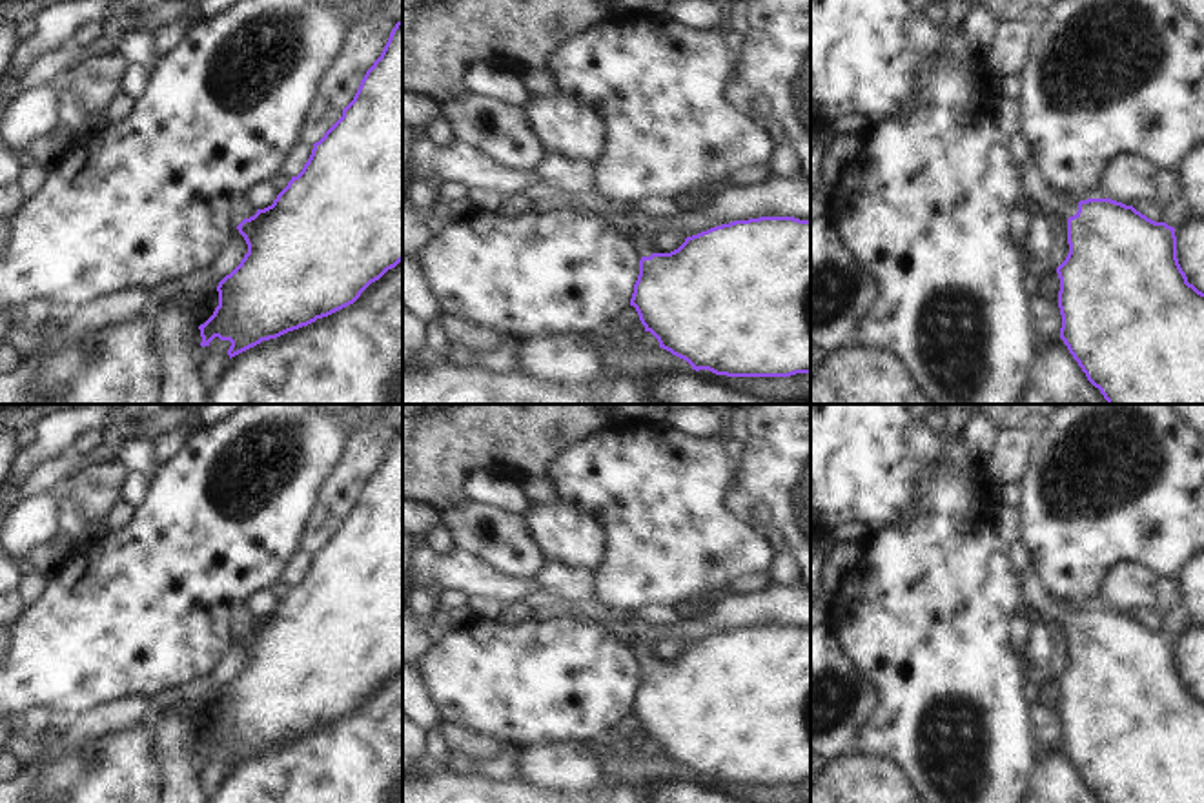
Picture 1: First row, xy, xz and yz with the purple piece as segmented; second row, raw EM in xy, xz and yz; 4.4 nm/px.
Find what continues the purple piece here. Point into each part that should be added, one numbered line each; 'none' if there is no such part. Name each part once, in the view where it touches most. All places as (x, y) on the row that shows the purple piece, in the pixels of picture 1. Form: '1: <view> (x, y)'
1: xy (241, 208)

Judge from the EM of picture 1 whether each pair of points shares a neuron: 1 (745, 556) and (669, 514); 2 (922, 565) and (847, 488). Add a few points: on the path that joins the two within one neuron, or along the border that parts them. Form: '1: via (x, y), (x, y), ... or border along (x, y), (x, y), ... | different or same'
1: via (727, 547), (702, 547), (687, 532) | same
2: border along (915, 498), (904, 514), (875, 532) | different

